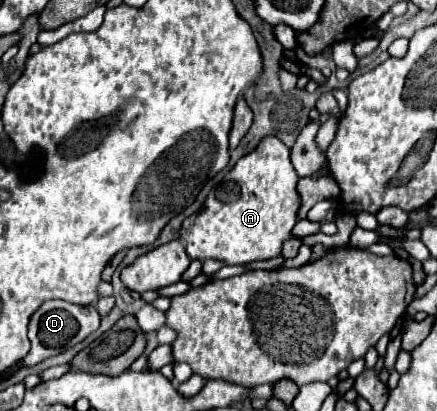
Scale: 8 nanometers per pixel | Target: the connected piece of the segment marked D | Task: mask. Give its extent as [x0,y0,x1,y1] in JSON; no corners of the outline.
[22,298,114,366]

